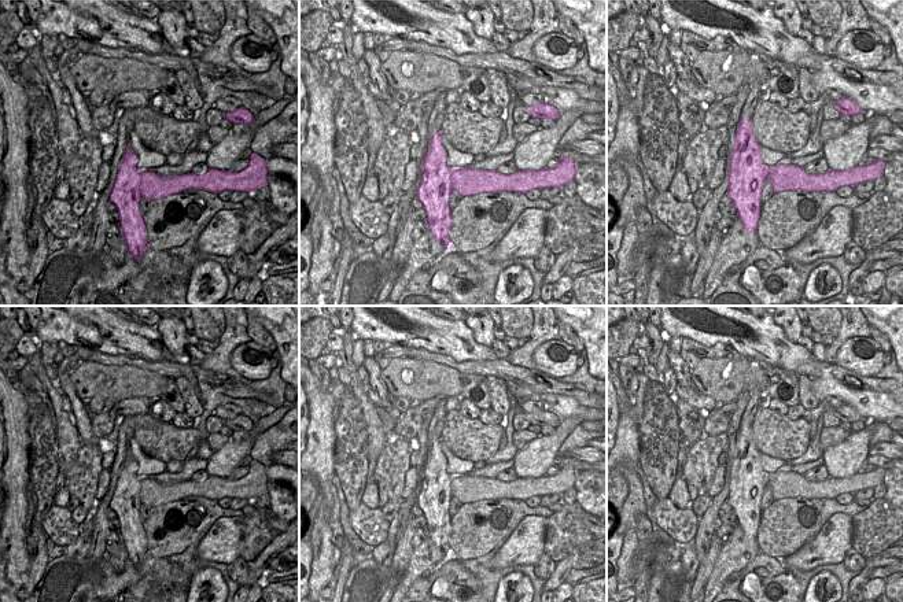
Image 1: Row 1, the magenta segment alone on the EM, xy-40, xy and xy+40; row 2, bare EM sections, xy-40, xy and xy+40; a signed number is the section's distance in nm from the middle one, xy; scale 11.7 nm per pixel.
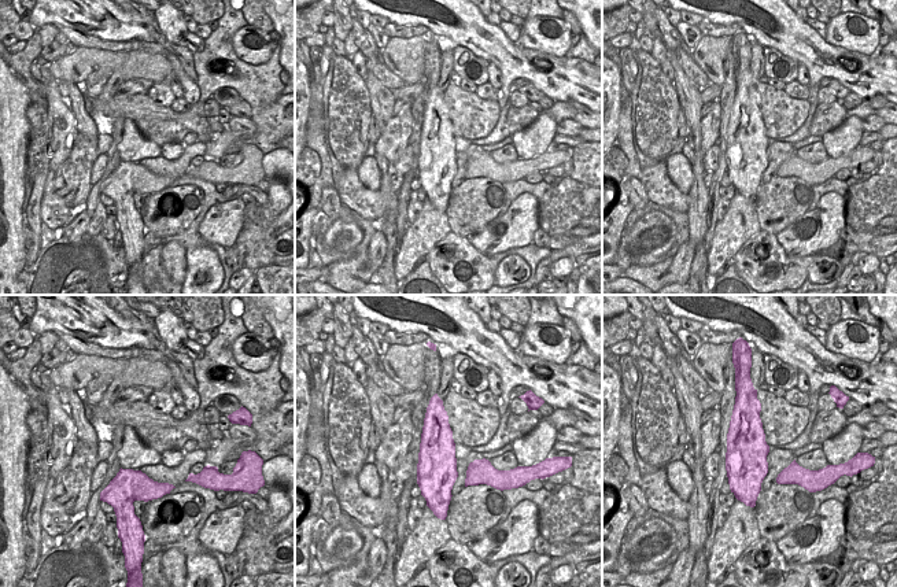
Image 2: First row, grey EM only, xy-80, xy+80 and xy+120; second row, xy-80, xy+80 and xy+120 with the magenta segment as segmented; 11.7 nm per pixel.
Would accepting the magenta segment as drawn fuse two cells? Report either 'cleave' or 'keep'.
cleave

